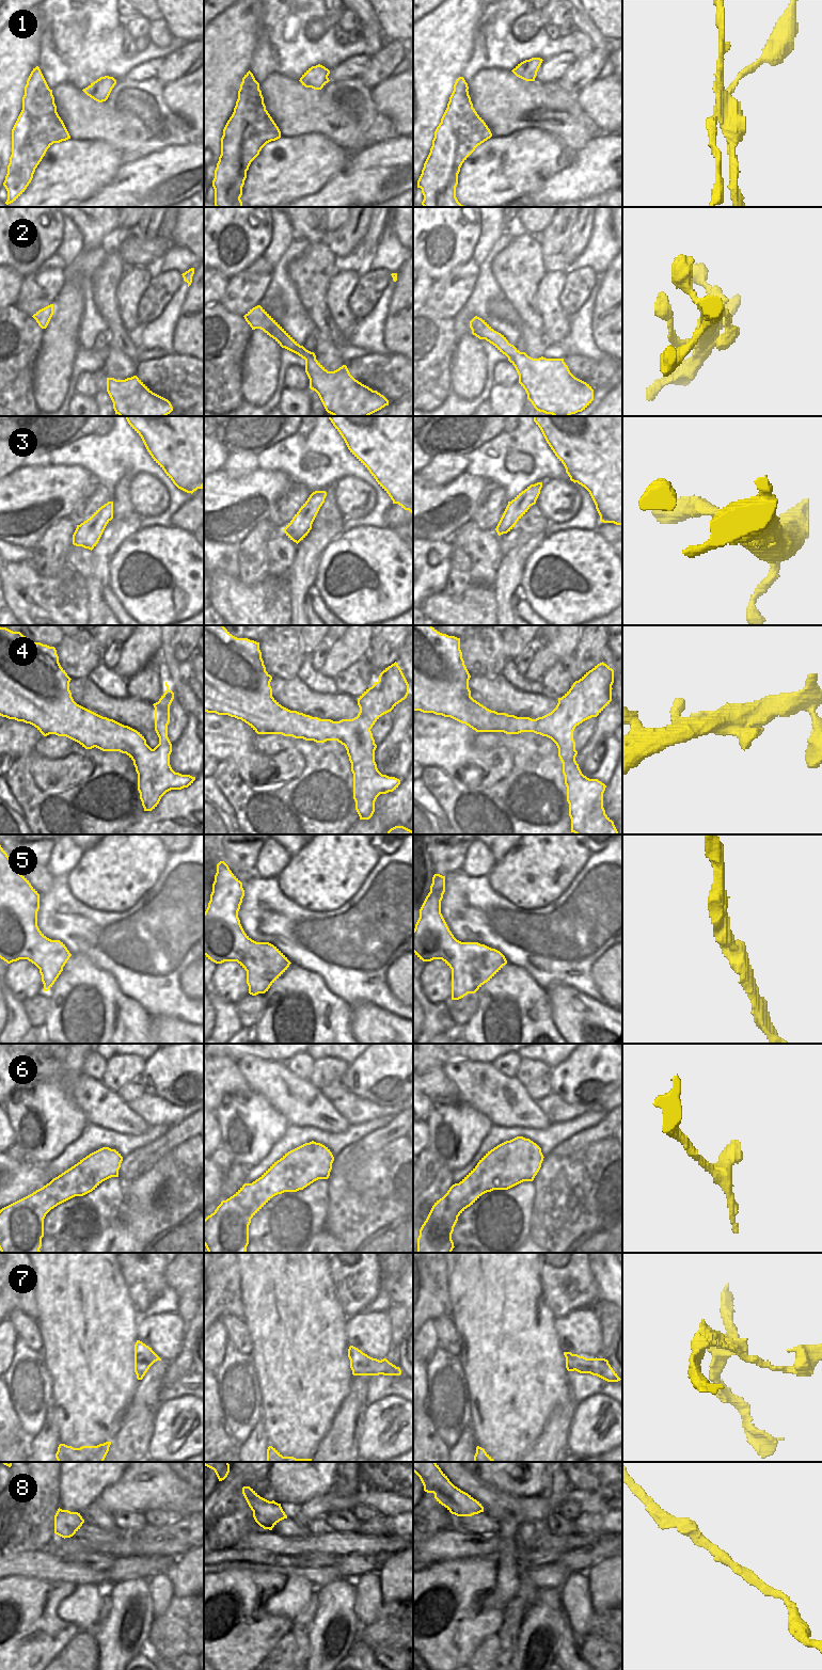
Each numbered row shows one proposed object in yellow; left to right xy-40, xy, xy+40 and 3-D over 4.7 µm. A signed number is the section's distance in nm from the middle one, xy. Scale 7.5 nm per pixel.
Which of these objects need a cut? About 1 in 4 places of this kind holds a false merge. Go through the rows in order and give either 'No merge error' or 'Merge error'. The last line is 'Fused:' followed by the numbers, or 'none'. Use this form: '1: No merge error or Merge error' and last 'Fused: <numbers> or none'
1: Merge error
2: No merge error
3: No merge error
4: No merge error
5: No merge error
6: No merge error
7: Merge error
8: No merge error
Fused: 1, 7.

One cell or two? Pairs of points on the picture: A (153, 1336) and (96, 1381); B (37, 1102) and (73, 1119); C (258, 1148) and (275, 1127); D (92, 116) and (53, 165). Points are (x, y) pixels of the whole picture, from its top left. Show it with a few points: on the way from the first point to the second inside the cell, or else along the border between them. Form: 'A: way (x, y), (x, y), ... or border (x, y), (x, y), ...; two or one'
A: border (141, 1316), (137, 1323), (137, 1339); two
B: way (46, 1111), (54, 1119), (64, 1119); one
C: way (261, 1143), (270, 1132); one
D: border (70, 137), (77, 140), (99, 141); two

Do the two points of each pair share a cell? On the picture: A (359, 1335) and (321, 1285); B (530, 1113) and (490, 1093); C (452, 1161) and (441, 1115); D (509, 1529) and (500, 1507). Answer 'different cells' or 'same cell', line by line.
A: different cells
B: same cell
C: same cell
D: same cell

